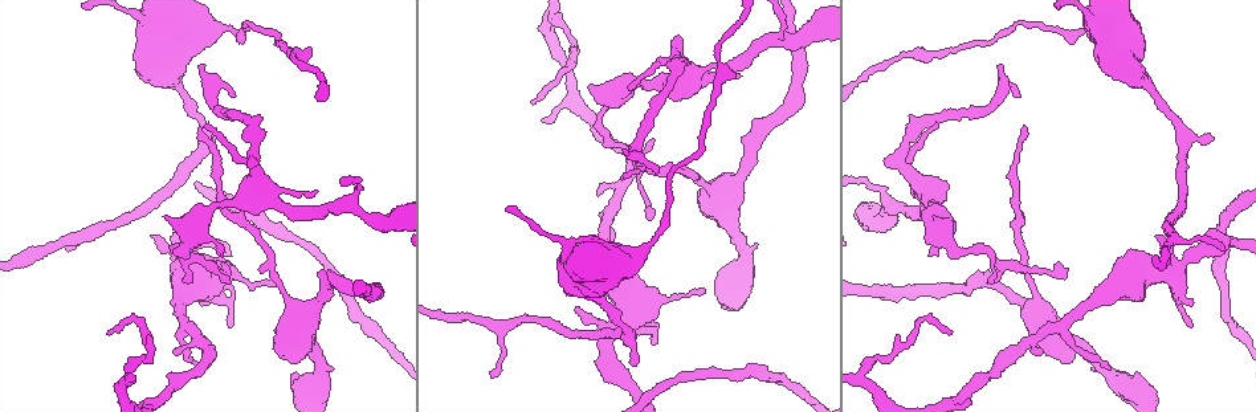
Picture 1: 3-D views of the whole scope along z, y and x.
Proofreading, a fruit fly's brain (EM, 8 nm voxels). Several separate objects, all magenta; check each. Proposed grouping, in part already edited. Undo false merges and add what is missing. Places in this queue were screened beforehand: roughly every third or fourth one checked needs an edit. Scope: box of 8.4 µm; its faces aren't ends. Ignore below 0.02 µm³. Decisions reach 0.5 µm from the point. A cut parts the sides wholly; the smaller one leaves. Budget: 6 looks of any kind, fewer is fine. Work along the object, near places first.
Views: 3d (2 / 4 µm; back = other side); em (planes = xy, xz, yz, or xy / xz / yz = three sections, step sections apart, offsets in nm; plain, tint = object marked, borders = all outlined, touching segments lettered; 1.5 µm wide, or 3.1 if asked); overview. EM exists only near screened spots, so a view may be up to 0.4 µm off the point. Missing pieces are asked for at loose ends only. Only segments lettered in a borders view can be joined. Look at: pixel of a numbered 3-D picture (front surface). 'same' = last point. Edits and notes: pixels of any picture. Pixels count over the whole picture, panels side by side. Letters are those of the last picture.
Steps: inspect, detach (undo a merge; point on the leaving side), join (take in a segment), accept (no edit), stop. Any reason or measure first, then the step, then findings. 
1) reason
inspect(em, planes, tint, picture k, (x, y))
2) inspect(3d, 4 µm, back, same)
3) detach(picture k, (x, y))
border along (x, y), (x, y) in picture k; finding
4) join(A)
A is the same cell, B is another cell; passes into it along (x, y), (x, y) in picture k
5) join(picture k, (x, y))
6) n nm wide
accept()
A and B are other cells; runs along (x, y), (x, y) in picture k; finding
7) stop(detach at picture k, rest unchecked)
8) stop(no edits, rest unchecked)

branch stops here
inspect(em, xz, step 8, borders, picture 1, (623, 179))

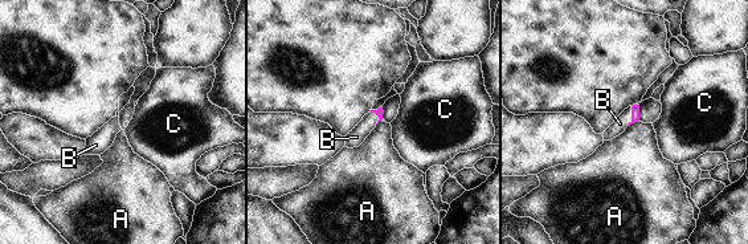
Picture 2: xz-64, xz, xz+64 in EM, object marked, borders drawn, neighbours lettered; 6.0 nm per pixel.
another direction
inspect(em, planes, borders, same)

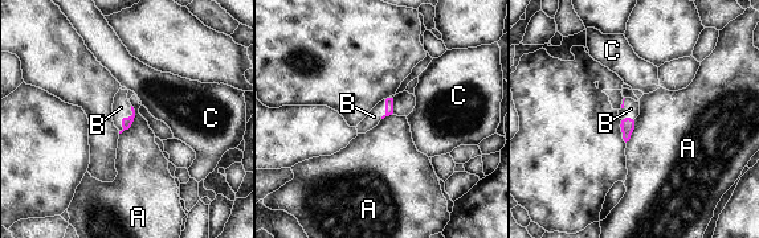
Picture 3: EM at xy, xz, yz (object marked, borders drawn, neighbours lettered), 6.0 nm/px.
A touches over 200 nm
join(B)
B is the same cell, A and C are other cells; the neuron continues

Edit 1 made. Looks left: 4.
redraw
inspect(overview)

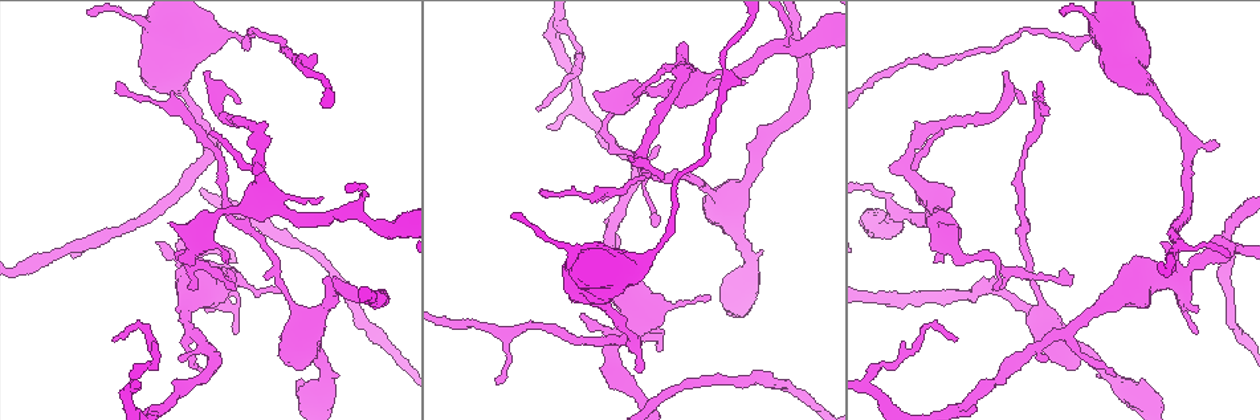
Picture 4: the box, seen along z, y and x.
thin end
inspect(3d, 2 µm, back, picture 4, (1070, 277))

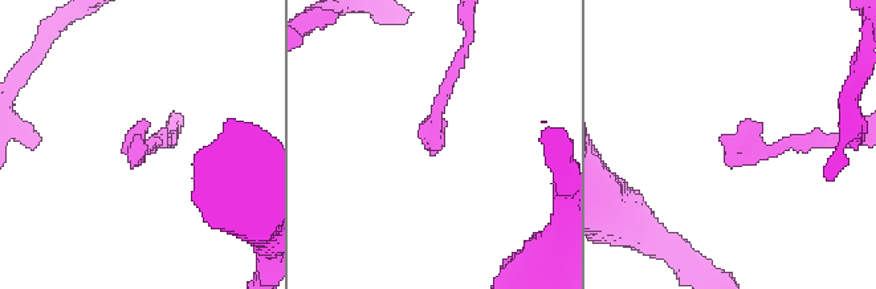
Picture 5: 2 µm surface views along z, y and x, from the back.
inspect(em, planes, borders, picture 5, (429, 155))

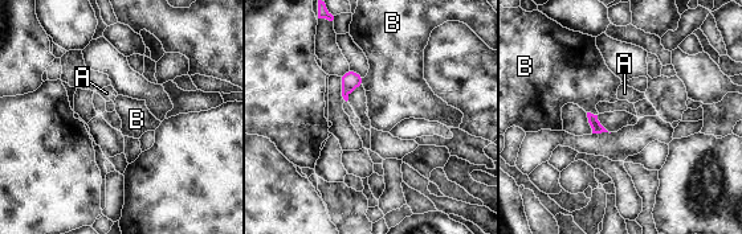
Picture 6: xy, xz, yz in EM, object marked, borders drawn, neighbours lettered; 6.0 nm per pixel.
accept()
A and B are other cells; border along (587, 111), (596, 115) in picture 6; no lettered segment goes on from it

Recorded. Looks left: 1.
stop(join at picture 3, rest unchecked)

